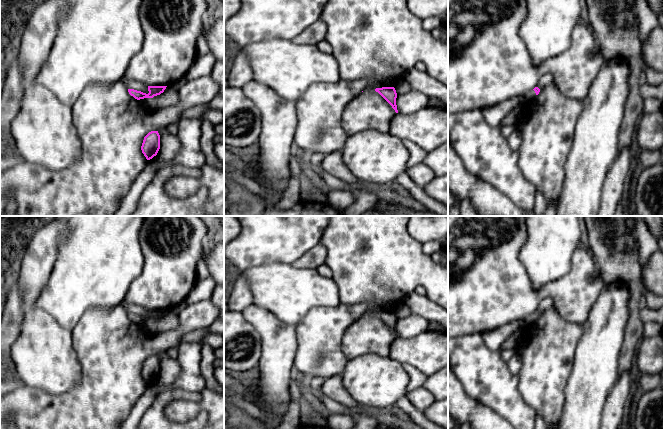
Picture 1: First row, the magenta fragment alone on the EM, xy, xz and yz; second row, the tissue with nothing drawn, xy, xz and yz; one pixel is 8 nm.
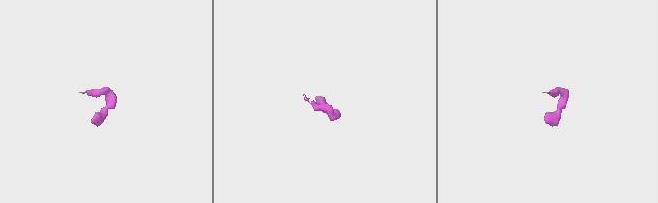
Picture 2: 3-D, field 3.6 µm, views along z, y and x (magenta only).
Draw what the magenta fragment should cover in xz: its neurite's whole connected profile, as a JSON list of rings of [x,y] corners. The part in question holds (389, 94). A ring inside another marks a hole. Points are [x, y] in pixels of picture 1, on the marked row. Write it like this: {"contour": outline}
{"contour": [[[394,87],[376,88],[375,91],[378,92],[392,106],[396,113],[398,113],[396,105],[397,93]]]}

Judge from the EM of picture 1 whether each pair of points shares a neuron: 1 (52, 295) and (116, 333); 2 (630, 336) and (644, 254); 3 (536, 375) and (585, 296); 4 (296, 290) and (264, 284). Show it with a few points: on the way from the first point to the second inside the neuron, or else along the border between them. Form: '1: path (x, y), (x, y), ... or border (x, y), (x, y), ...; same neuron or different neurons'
1: border (106, 308), (88, 308), (74, 327); different neurons
2: border (636, 243), (639, 264), (641, 266); different neurons
3: border (553, 305), (566, 320), (584, 323); different neurons
4: path (288, 290), (283, 290), (272, 284); same neuron

